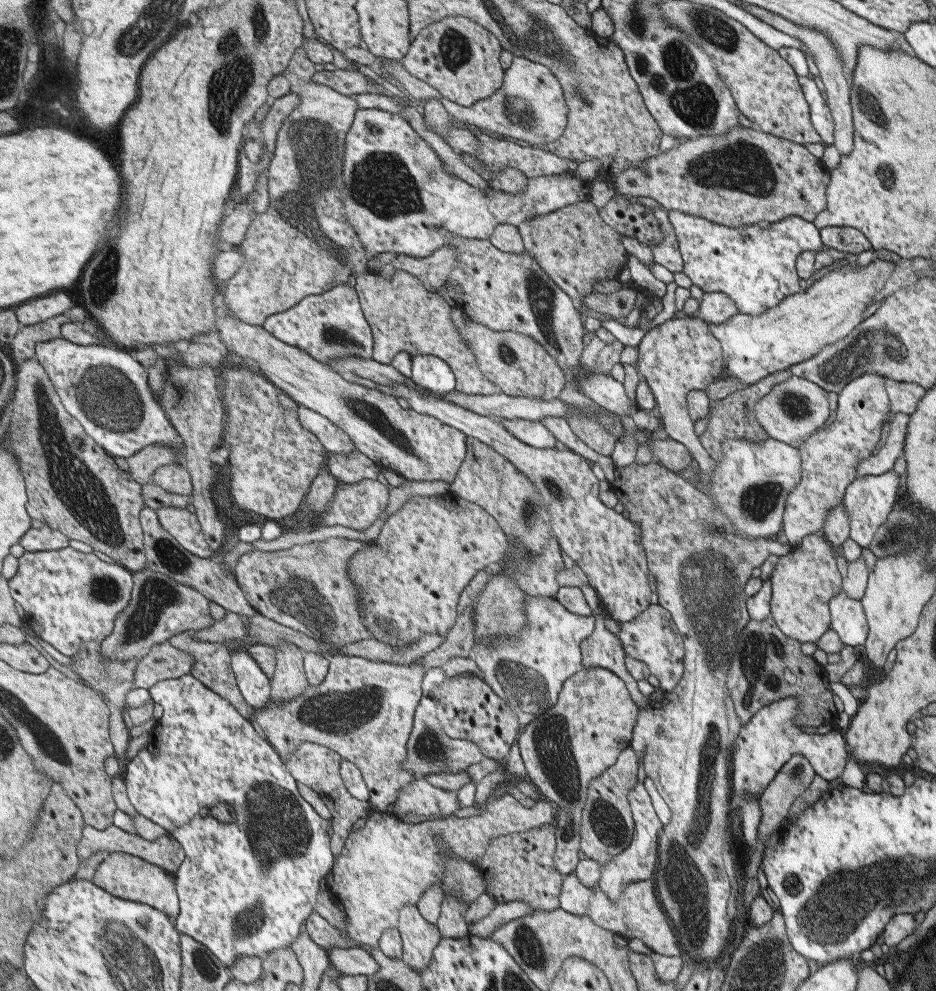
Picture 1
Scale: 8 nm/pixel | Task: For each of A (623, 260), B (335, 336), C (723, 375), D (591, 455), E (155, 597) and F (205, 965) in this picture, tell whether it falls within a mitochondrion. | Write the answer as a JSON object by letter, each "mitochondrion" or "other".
{"A":"other","B":"mitochondrion","C":"other","D":"other","E":"mitochondrion","F":"mitochondrion"}

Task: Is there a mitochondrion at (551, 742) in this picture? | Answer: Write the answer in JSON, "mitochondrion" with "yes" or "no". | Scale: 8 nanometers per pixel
{"mitochondrion":"yes"}

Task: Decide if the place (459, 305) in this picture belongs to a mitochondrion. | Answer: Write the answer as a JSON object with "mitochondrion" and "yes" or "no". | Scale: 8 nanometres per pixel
{"mitochondrion":"no"}

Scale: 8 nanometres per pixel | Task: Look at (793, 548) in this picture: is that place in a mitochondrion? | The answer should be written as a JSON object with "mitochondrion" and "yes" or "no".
{"mitochondrion":"no"}

